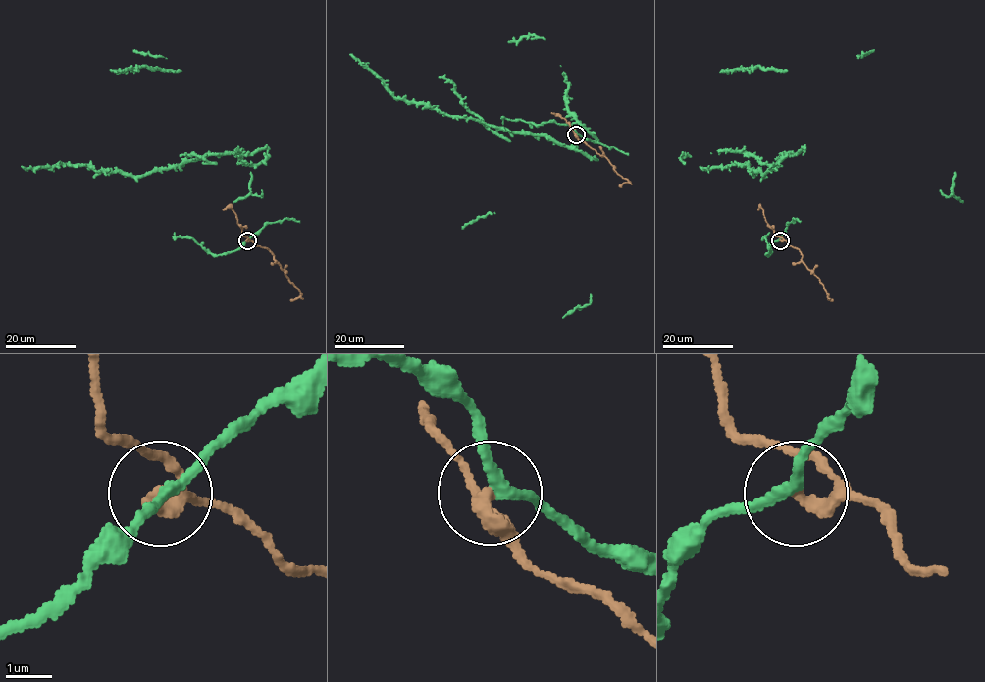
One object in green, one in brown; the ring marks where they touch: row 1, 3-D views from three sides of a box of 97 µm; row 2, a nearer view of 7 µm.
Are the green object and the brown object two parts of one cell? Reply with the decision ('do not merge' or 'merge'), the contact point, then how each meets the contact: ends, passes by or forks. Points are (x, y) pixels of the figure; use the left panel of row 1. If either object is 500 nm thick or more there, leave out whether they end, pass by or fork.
do not merge; place (247, 240); green passes by; brown ends

